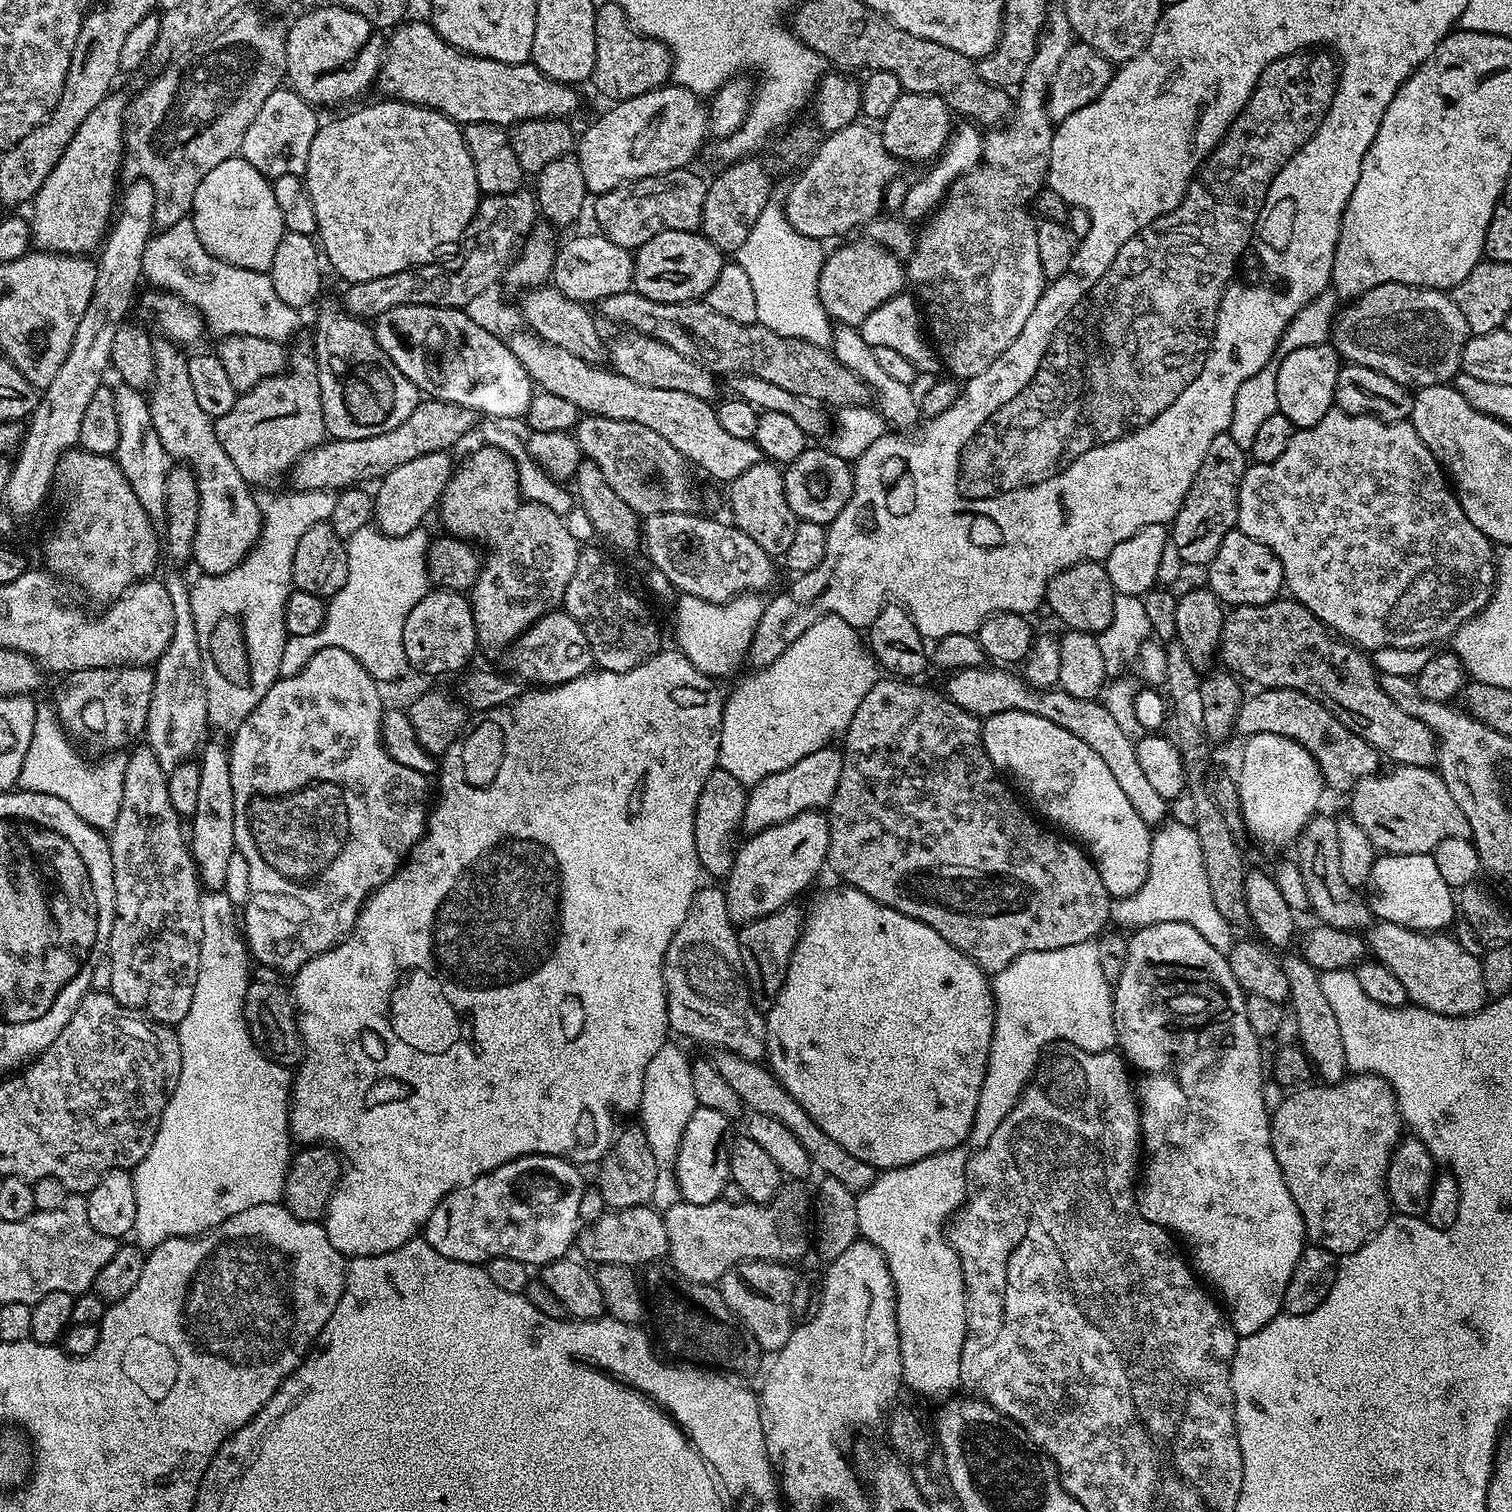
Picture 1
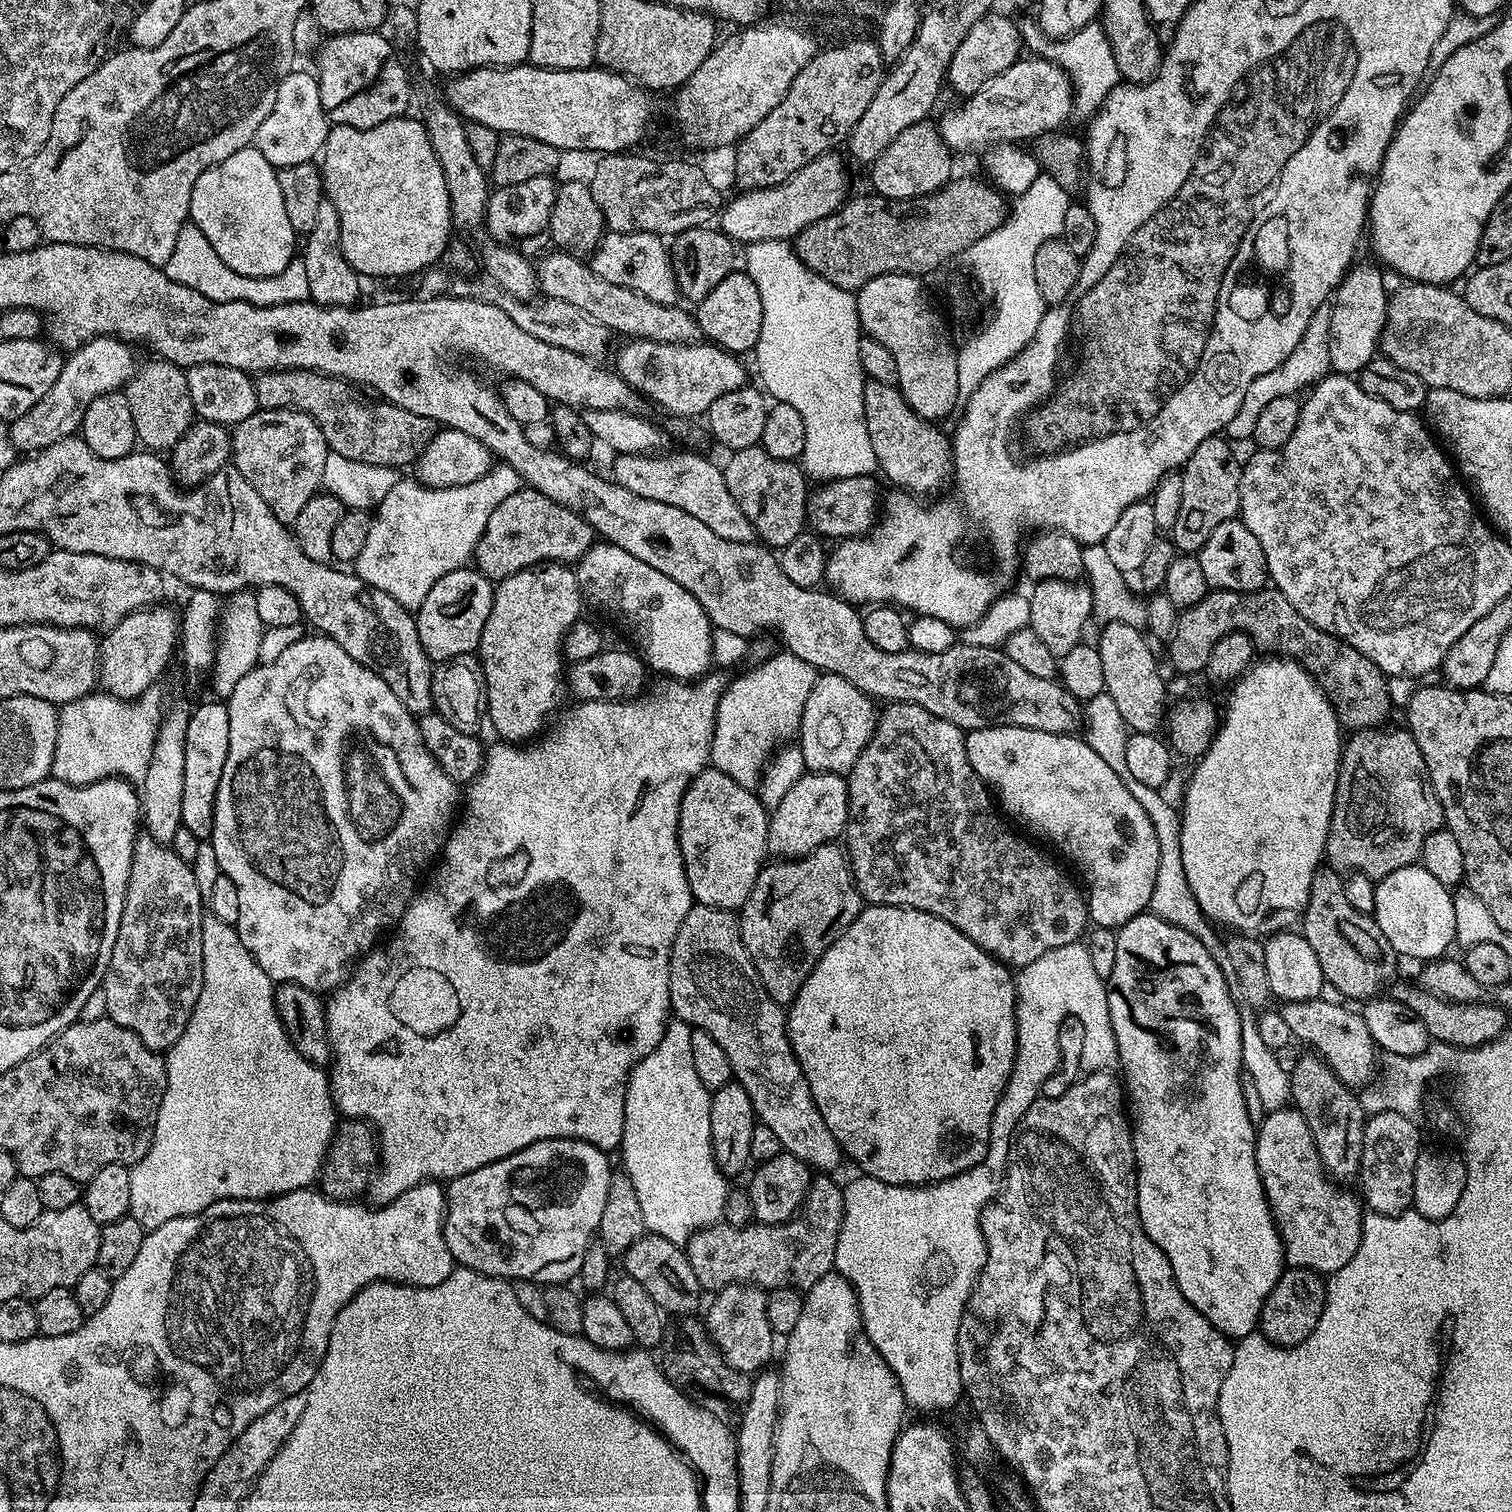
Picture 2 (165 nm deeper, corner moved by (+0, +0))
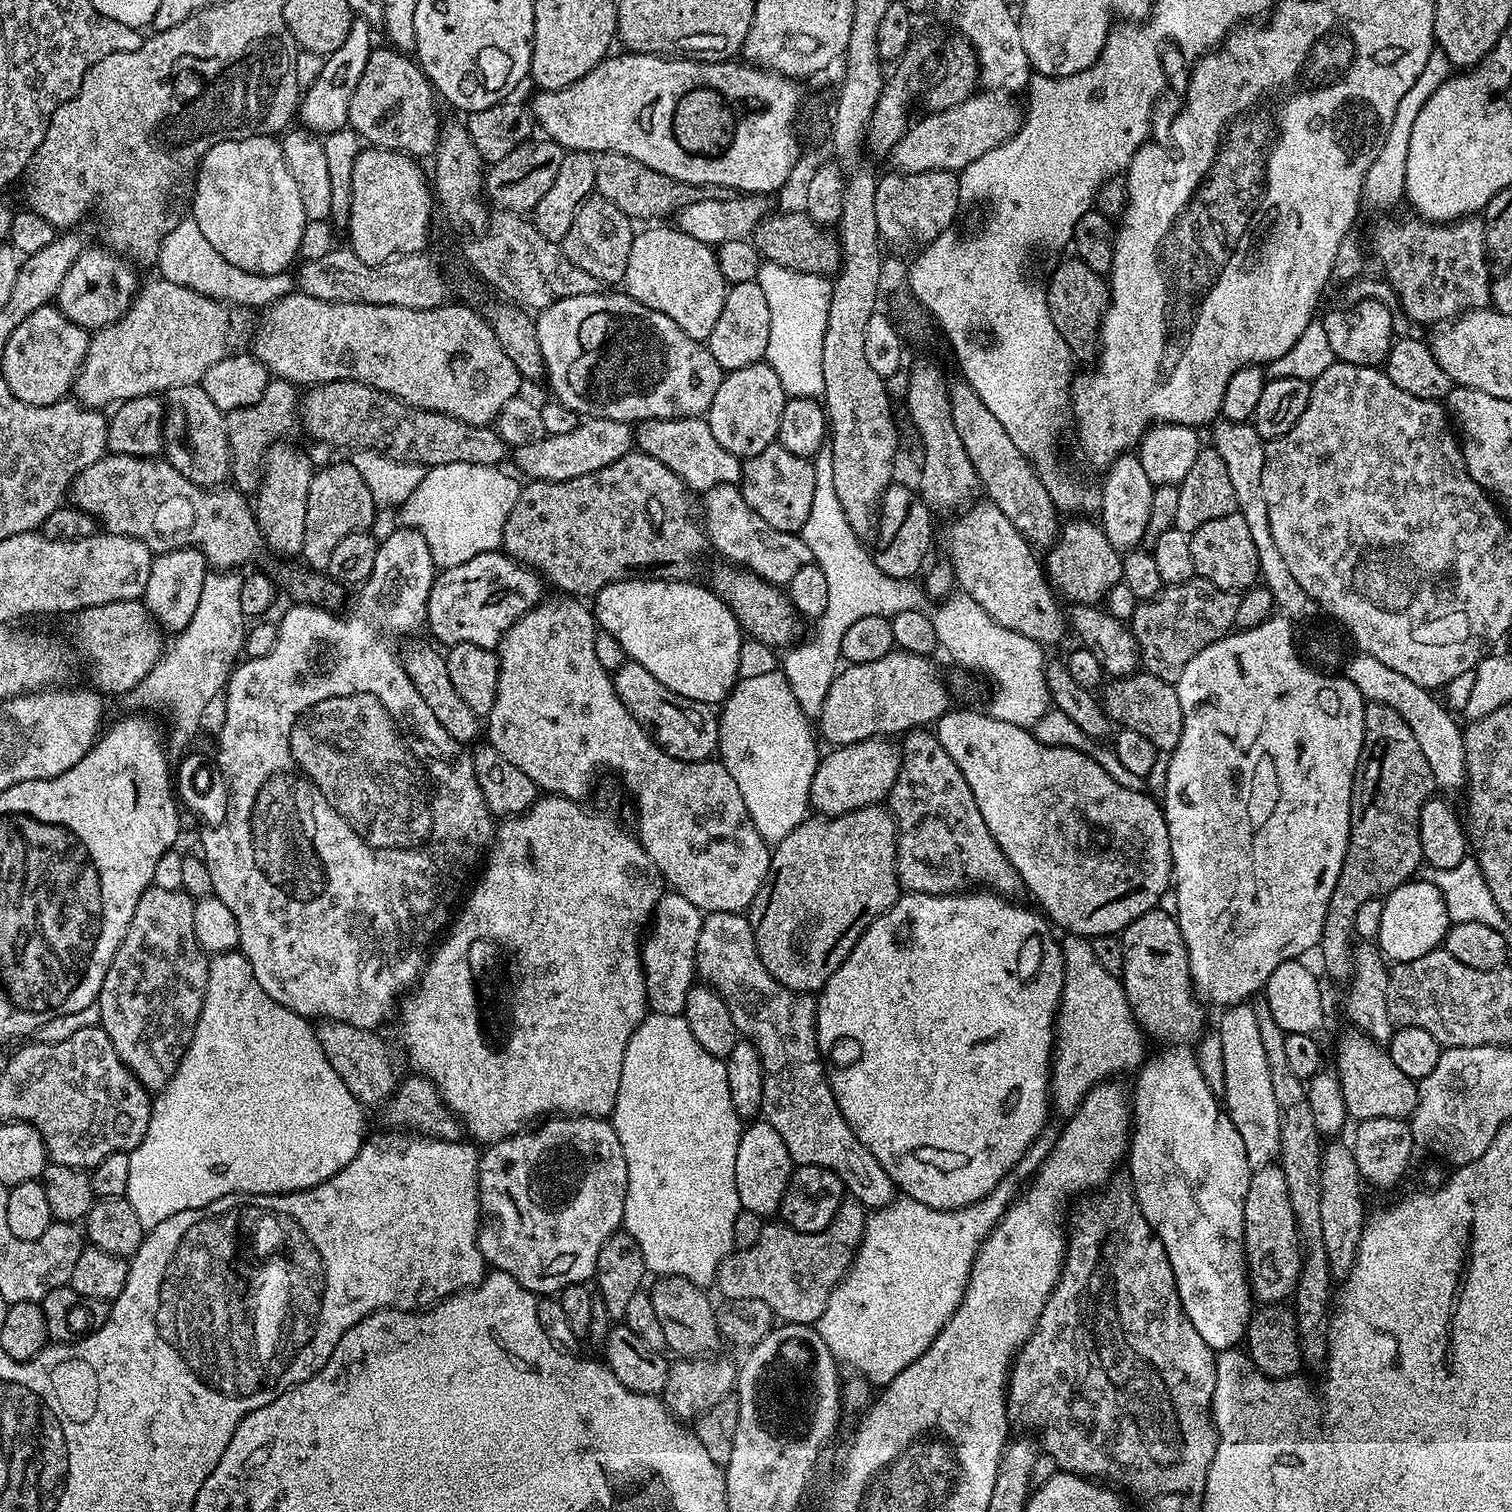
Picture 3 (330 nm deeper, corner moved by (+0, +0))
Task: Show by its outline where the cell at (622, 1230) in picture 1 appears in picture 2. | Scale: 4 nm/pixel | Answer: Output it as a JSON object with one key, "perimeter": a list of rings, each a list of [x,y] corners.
{"perimeter":[[[645,1234],[639,1236],[623,1252],[622,1260],[624,1260],[623,1271],[650,1293],[650,1298],[658,1302],[664,1313],[672,1315],[673,1312],[676,1316],[684,1316],[699,1306],[702,1289],[698,1278],[694,1278],[694,1270],[690,1270],[687,1251],[681,1245],[661,1236]]]}

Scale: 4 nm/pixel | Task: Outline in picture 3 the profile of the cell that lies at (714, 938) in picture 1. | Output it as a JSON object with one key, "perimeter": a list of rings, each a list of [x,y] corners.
{"perimeter":[[[709,912],[705,915],[696,947],[696,976],[715,990],[722,1002],[726,1002],[726,1010],[730,1010],[730,1018],[737,1033],[758,1050],[764,1075],[760,1108],[762,1118],[774,1126],[782,1142],[786,1142],[786,1150],[790,1150],[793,1165],[809,1164],[834,1170],[834,1174],[838,1174],[844,1183],[845,1193],[854,1197],[863,1208],[884,1208],[897,1195],[898,1189],[890,1174],[878,1166],[878,1158],[874,1158],[874,1154],[862,1146],[854,1130],[850,1130],[846,1118],[842,1118],[842,1110],[838,1110],[838,1102],[834,1102],[834,1094],[828,1085],[828,1075],[824,1072],[824,1062],[820,1059],[816,1041],[815,999],[809,993],[795,992],[782,986],[773,978],[770,970],[762,966],[762,958],[758,958],[747,915],[738,912]]]}

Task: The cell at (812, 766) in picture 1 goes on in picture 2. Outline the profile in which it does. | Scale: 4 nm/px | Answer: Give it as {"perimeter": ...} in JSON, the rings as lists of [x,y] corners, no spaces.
{"perimeter":[[[821,675],[805,704],[798,731],[798,747],[805,769],[808,772],[847,774],[874,734],[878,719],[875,706],[873,697],[854,686],[853,682],[836,675]]]}

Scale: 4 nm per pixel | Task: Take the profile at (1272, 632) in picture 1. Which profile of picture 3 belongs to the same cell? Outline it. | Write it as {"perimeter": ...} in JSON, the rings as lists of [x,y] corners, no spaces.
{"perimeter":[[[1193,578],[1181,584],[1169,584],[1150,600],[1137,603],[1130,621],[1130,629],[1137,642],[1139,663],[1143,671],[1175,684],[1186,670],[1186,662],[1206,646],[1229,635],[1234,628],[1234,614],[1238,614],[1240,596],[1227,592],[1214,582]]]}

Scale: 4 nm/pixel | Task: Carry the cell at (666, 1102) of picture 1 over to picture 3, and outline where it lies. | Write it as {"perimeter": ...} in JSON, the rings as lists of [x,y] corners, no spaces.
{"perimeter":[[[649,1011],[643,1022],[630,1034],[630,1042],[622,1058],[622,1078],[618,1082],[618,1098],[614,1102],[611,1122],[618,1134],[618,1142],[622,1142],[622,1154],[626,1154],[626,1170],[628,1171],[628,1189],[624,1203],[623,1231],[638,1242],[638,1250],[642,1250],[644,1267],[653,1277],[677,1276],[686,1278],[694,1284],[708,1286],[716,1279],[716,1268],[733,1251],[734,1220],[741,1206],[738,1198],[738,1186],[734,1182],[734,1158],[738,1158],[738,1142],[742,1131],[742,1119],[731,1102],[729,1082],[726,1082],[726,1066],[721,1057],[706,1054],[702,1046],[698,1046],[694,1034],[690,1034],[690,1026],[683,1015],[658,1014]]]}

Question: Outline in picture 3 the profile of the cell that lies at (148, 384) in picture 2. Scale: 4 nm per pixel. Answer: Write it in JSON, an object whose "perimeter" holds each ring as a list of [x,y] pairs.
{"perimeter":[[[203,383],[170,388],[166,393],[163,459],[198,488],[217,489],[229,479],[232,471],[224,418],[225,413],[214,406]]]}

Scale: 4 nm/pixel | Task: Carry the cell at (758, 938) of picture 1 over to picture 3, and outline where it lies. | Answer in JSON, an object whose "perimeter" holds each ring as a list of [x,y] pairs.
{"perimeter":[[[867,804],[864,808],[827,818],[805,819],[782,842],[771,849],[772,861],[766,878],[746,909],[758,958],[782,986],[795,992],[819,993],[830,974],[846,962],[862,934],[902,895],[896,876],[896,821],[887,807]]]}

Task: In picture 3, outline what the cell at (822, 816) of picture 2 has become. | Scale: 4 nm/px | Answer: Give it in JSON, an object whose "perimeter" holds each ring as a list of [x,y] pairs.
{"perimeter":[[[888,738],[863,740],[833,747],[828,750],[832,752],[826,753],[825,756],[823,753],[810,782],[809,805],[815,811],[817,808],[821,817],[827,818],[864,808],[867,804],[880,804],[894,786],[900,769],[897,745],[892,745],[890,741]]]}

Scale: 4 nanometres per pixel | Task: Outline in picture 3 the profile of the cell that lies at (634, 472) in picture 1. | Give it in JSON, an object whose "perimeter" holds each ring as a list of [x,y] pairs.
{"perimeter":[[[737,485],[714,486],[709,492],[703,493],[702,500],[702,527],[709,536],[711,547],[717,548],[728,559],[725,561],[747,569],[766,583],[777,586],[788,585],[796,571],[813,563],[810,548],[803,538],[795,532],[774,530],[770,522],[754,514],[754,510],[746,506],[746,498],[742,498]]]}

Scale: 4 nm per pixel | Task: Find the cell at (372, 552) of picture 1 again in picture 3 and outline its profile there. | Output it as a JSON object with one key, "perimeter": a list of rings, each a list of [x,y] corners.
{"perimeter":[[[470,462],[437,464],[425,471],[418,490],[400,505],[399,523],[426,538],[437,569],[462,566],[462,562],[470,562],[470,558],[478,558],[478,554],[497,551],[503,545],[506,518],[510,518],[510,510],[514,510],[522,487],[511,471],[504,470],[500,466]]]}

